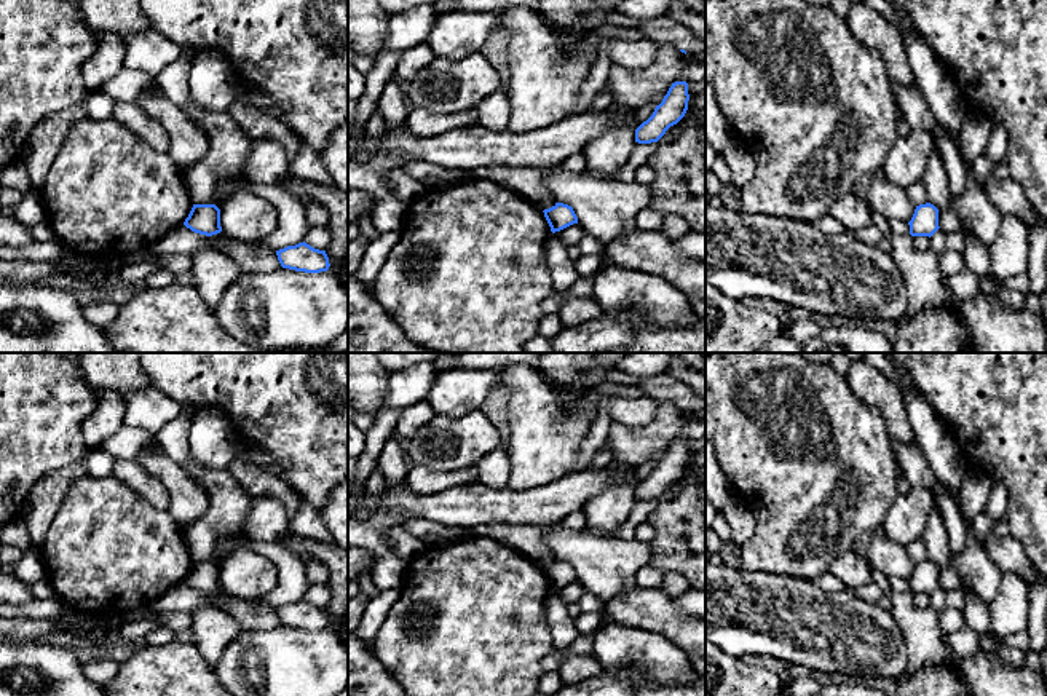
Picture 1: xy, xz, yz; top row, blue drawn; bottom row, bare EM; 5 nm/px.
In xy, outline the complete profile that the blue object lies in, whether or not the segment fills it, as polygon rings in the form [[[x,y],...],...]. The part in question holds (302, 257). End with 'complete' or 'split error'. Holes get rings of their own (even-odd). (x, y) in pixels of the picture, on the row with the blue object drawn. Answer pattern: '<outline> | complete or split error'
[[[305,241],[276,251],[276,255],[282,268],[295,271],[321,273],[330,267],[326,251],[314,249]]] | complete

